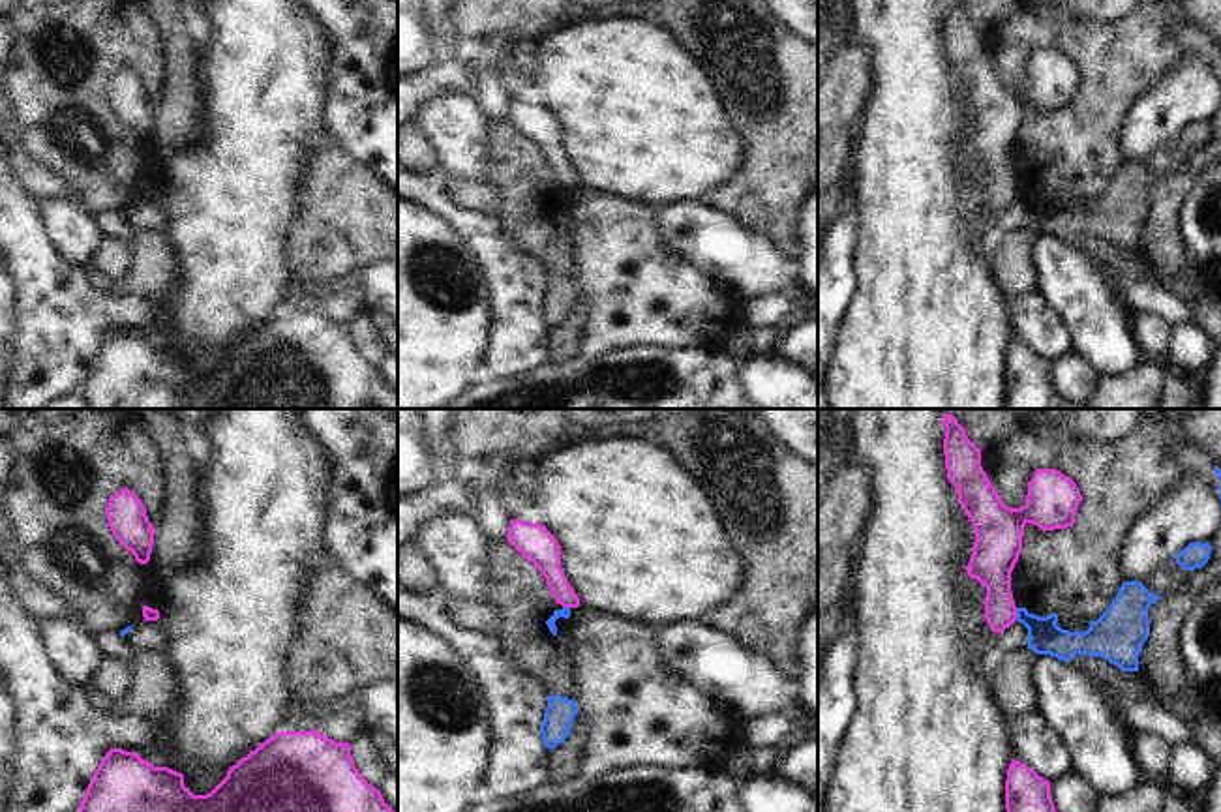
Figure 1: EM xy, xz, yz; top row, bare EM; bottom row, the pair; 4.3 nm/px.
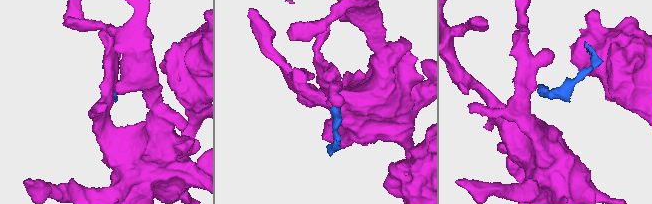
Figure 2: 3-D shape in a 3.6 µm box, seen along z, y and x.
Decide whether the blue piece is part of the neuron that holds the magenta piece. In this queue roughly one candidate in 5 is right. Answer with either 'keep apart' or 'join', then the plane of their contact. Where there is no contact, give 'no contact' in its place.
keep apart; contact in yz

